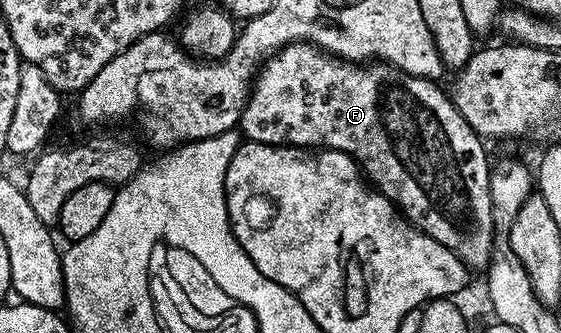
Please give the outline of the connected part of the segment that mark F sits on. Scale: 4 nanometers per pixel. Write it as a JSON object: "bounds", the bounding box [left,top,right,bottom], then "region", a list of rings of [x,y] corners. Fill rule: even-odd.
{"bounds":[237,42,495,269],"region":[[[306,42],[287,44],[280,48],[275,55],[263,61],[257,75],[251,85],[251,94],[247,97],[247,105],[237,125],[238,131],[247,140],[258,144],[281,144],[288,148],[332,148],[338,152],[349,154],[365,173],[366,179],[378,191],[382,192],[415,227],[419,228],[429,238],[441,242],[454,256],[466,264],[468,269],[486,269],[491,262],[491,251],[495,245],[495,227],[493,226],[493,206],[491,205],[491,170],[492,161],[487,161],[487,152],[483,149],[484,141],[471,129],[469,122],[461,118],[456,110],[454,102],[446,91],[439,89],[440,85],[433,80],[426,80],[420,76],[411,76],[407,72],[400,72],[398,68],[392,68],[390,64],[371,62],[364,66],[359,62],[341,60]]]}

